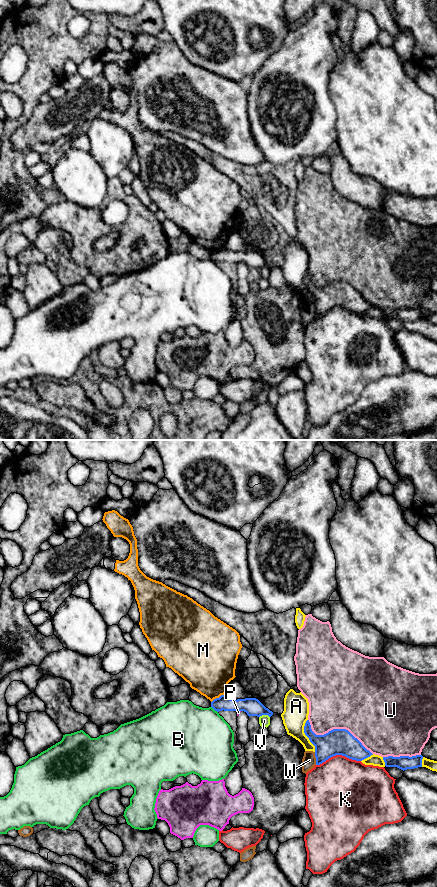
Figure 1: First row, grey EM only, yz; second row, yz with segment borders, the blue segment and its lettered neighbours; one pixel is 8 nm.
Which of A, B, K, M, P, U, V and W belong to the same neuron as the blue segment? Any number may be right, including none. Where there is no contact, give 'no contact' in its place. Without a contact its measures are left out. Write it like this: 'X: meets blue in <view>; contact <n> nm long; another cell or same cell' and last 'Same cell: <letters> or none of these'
A: meets blue in yz; contact 280 nm long; another cell
B: meets blue in yz; contact 80 nm long; another cell
K: meets blue in yz; contact 360 nm long; another cell
M: meets blue in yz; contact 140 nm long; another cell
P: meets blue in yz; contact 40 nm long; another cell
U: meets blue in yz; contact 600 nm long; another cell
V: meets blue in yz; contact 90 nm long; another cell
W: meets blue in yz; contact 110 nm long; another cell
Same cell: none of these

